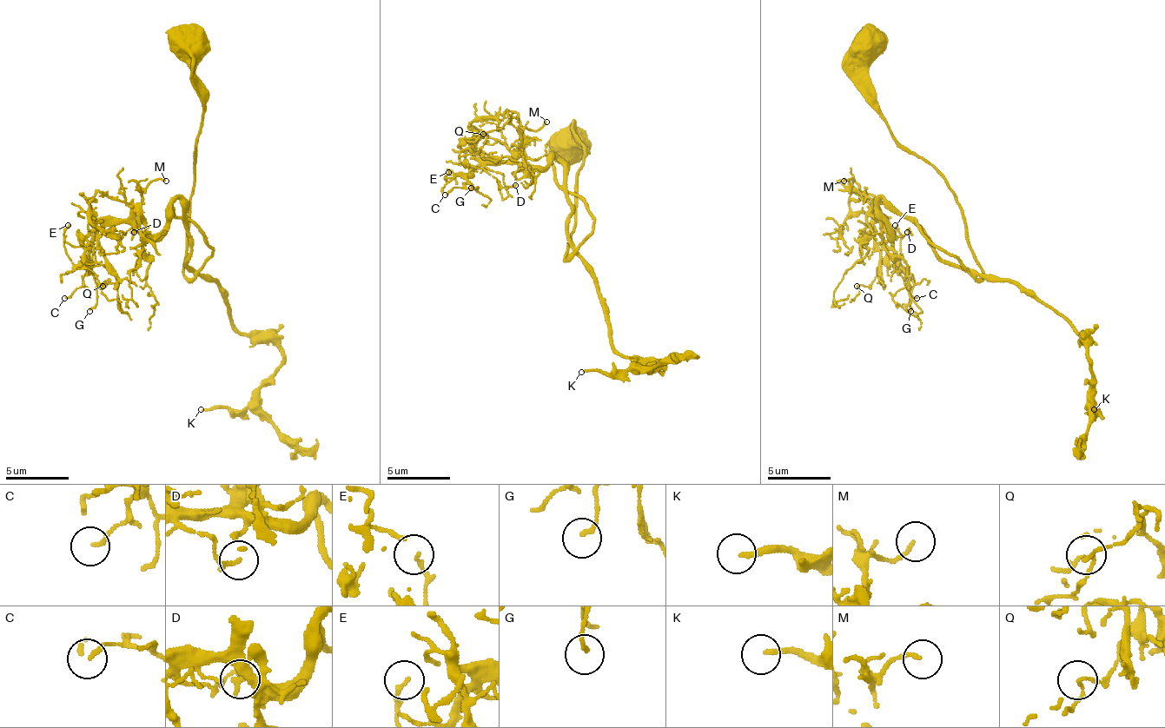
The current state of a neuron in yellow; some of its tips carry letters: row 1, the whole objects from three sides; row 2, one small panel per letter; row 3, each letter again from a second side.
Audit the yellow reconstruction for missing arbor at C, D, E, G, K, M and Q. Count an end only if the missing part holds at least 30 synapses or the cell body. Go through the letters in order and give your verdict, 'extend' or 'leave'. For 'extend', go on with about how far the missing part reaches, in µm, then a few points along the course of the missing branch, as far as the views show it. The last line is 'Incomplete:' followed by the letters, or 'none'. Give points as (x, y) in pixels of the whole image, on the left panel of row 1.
C: leave
D: leave
E: leave
G: leave
K: extend; missing 9 µm; course (201, 409), (182, 421), (162, 440)
M: leave
Q: leave
Incomplete: K

